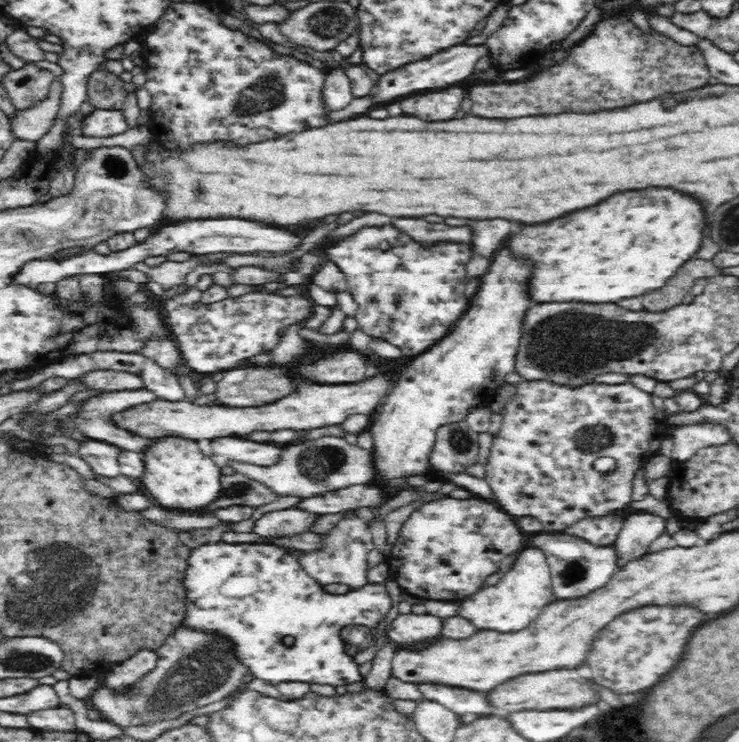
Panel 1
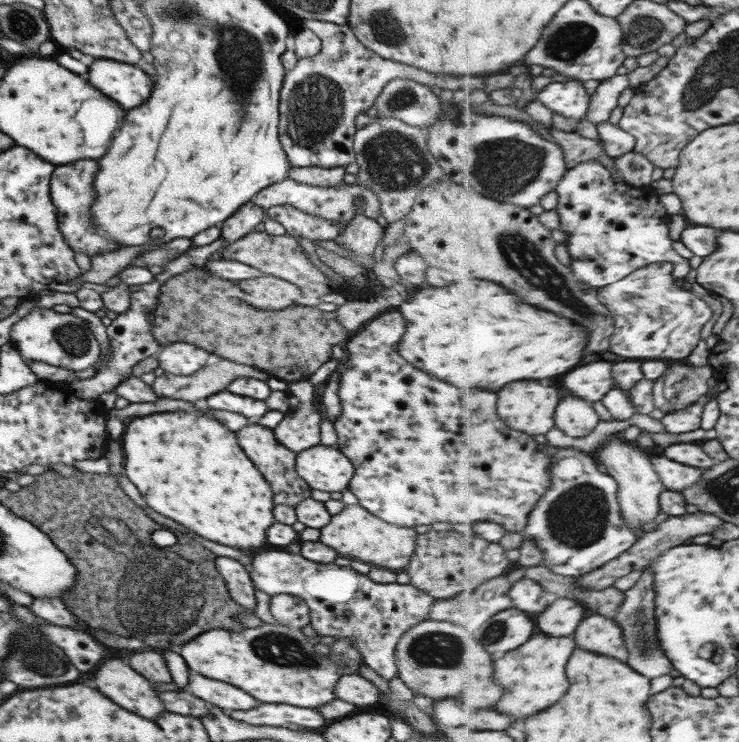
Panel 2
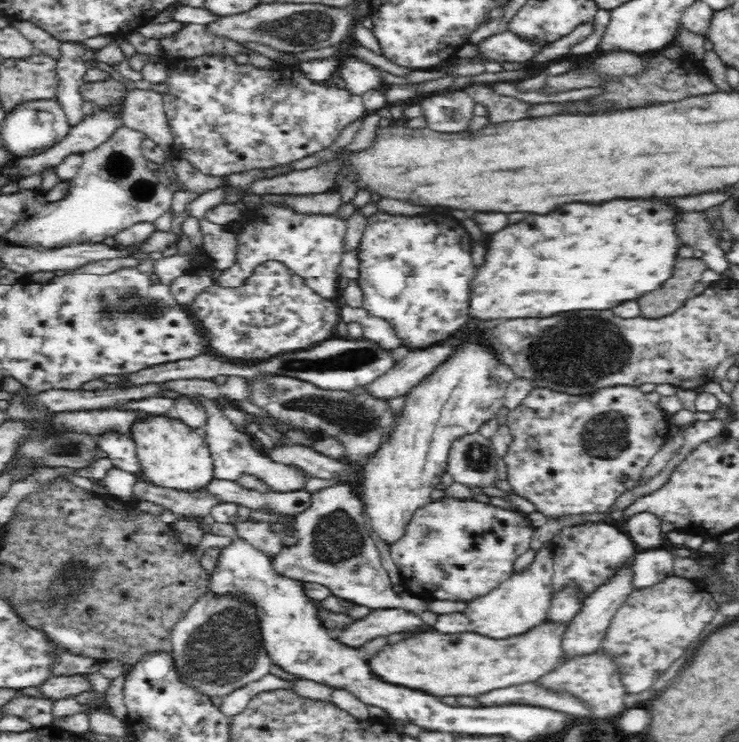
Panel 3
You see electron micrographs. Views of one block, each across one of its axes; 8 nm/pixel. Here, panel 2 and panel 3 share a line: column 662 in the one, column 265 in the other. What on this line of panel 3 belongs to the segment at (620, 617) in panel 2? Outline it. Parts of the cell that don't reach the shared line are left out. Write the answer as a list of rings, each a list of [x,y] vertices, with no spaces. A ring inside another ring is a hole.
[[[206,590],[192,603],[188,612],[176,624],[176,628],[173,628],[174,650],[171,653],[175,658],[181,679],[190,686],[194,685],[203,690],[203,693],[208,696],[224,697],[233,690],[268,675],[276,675],[292,682],[300,680],[300,676],[282,670],[282,667],[276,664],[275,660],[272,660],[272,657],[265,650],[263,640],[255,600],[248,600],[246,596],[239,593],[236,596],[236,594],[216,594],[216,592]]]

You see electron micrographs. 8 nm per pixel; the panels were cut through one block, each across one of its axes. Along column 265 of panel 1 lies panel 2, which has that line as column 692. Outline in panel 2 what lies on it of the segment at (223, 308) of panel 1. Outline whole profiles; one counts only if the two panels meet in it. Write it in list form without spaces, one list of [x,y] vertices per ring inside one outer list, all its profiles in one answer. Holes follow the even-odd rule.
[[[672,263],[650,264],[650,266],[641,268],[626,279],[599,290],[600,300],[604,304],[608,304],[608,308],[612,308],[612,312],[618,320],[618,332],[616,332],[614,342],[612,342],[612,352],[624,356],[626,360],[640,360],[640,358],[648,360],[648,358],[652,358],[673,362],[692,356],[704,338],[702,332],[704,332],[706,324],[716,316],[716,311],[706,300],[708,295],[699,296],[696,292],[685,289],[678,283],[675,268],[676,266]]]

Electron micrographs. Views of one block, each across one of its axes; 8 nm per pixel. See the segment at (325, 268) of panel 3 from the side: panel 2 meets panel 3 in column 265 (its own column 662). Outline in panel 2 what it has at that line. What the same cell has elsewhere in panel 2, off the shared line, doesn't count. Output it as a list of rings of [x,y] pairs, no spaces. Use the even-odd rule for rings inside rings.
[[[590,160],[572,168],[560,182],[557,191],[560,199],[560,206],[557,210],[561,214],[562,221],[560,230],[567,234],[568,248],[574,258],[572,268],[575,269],[576,276],[582,282],[600,290],[602,287],[626,279],[641,268],[658,263],[674,264],[676,266],[675,276],[680,280],[684,280],[694,269],[691,260],[686,260],[674,250],[674,240],[672,236],[668,238],[670,228],[668,228],[666,218],[662,220],[642,218],[642,214],[650,210],[650,202],[638,202],[642,198],[642,194],[638,194],[640,187],[618,179],[614,170],[610,170],[606,164],[598,160]]]

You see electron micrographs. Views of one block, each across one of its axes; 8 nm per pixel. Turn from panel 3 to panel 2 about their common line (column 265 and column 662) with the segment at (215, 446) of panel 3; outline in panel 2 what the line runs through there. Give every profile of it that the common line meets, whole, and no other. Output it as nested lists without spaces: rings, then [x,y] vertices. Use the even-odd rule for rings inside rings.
[[[656,450],[651,455],[660,477],[668,485],[668,490],[685,492],[686,488],[694,486],[704,476],[702,468],[678,462],[662,451]]]

